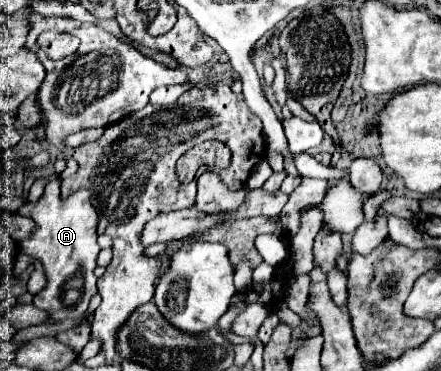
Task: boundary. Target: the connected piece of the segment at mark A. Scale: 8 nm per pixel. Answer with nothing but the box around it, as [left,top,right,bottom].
[19,179,97,323]

